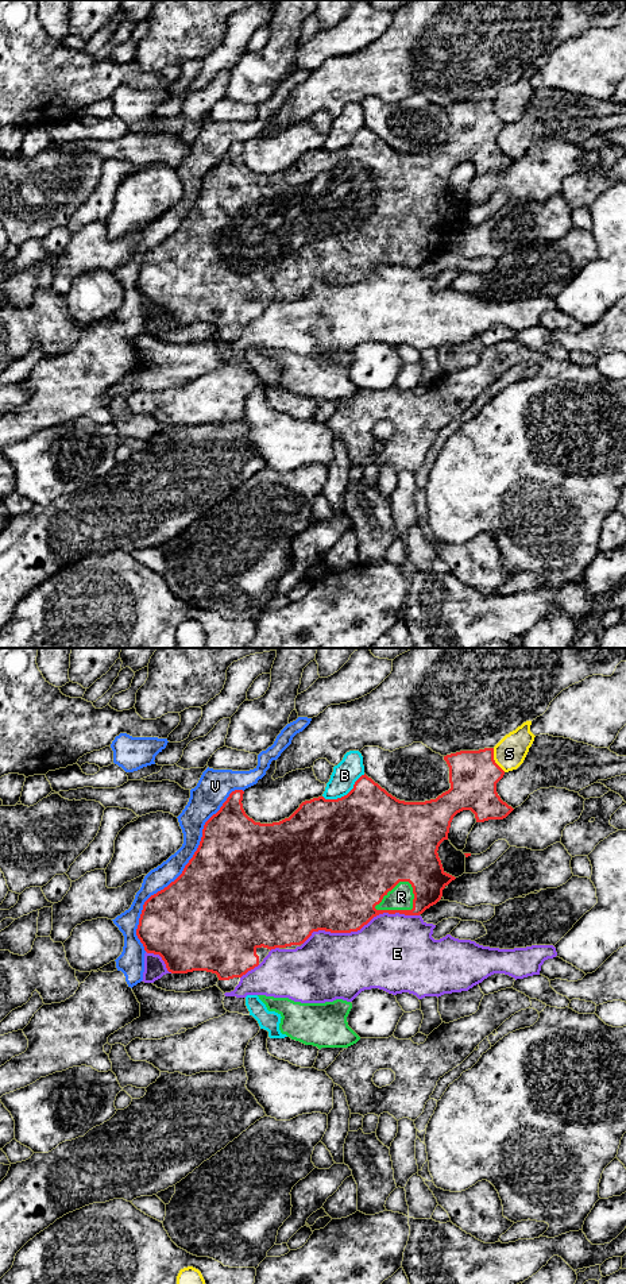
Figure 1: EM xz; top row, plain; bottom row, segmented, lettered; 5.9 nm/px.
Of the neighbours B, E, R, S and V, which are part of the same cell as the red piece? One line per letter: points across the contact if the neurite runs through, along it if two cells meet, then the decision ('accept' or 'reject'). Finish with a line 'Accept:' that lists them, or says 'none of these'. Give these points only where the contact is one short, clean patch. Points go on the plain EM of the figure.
B: reject
E: reject
R: accept
S: reject
V: reject
Accept: R

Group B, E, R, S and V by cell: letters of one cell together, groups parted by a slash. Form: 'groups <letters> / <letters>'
groups B / E / R / S / V

